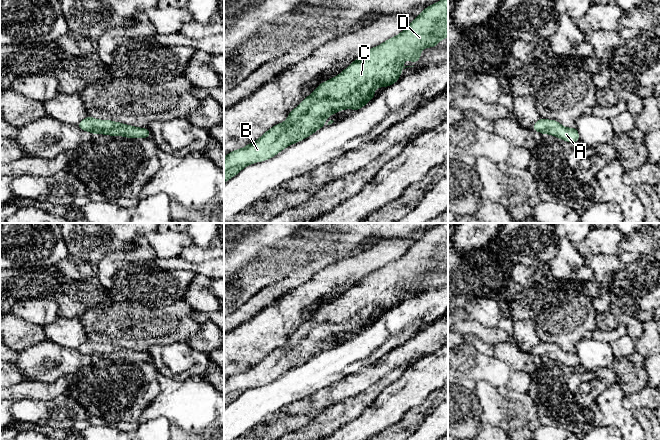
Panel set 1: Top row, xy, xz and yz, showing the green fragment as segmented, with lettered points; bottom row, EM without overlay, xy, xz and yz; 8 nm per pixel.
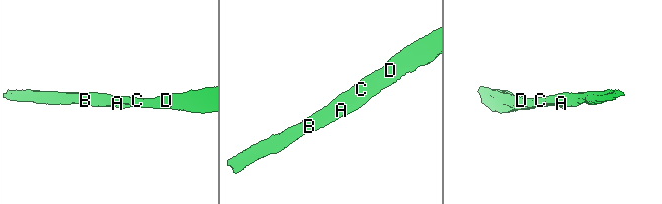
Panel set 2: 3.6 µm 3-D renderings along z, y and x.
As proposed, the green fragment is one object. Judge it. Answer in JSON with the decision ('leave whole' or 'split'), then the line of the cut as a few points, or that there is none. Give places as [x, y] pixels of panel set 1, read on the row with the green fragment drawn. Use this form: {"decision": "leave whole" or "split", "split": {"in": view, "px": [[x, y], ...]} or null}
{"decision": "leave whole", "split": null}

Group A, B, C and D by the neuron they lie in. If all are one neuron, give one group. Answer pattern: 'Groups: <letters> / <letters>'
Groups: A B C D

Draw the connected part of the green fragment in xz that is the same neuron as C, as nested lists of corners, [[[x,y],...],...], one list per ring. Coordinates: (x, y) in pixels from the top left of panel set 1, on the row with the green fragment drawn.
[[[442,0],[425,8],[420,15],[418,15],[399,35],[386,40],[377,47],[368,50],[362,57],[352,62],[343,72],[338,76],[333,77],[328,81],[320,84],[314,92],[306,97],[299,106],[292,110],[287,120],[283,123],[274,125],[266,133],[264,133],[258,140],[248,144],[246,147],[230,152],[224,157],[224,183],[230,178],[238,174],[247,165],[255,162],[262,162],[277,155],[281,150],[287,146],[297,143],[315,131],[319,130],[326,124],[323,120],[344,109],[353,108],[354,112],[362,108],[367,102],[374,98],[374,90],[378,87],[387,87],[396,83],[406,67],[413,67],[415,63],[422,57],[419,53],[426,47],[436,47],[443,39],[448,37],[448,0]]]

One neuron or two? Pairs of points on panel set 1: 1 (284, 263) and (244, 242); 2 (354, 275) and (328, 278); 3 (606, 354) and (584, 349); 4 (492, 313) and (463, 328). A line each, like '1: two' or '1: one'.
1: two
2: one
3: one
4: two

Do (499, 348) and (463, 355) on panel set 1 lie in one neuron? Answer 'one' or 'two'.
two

